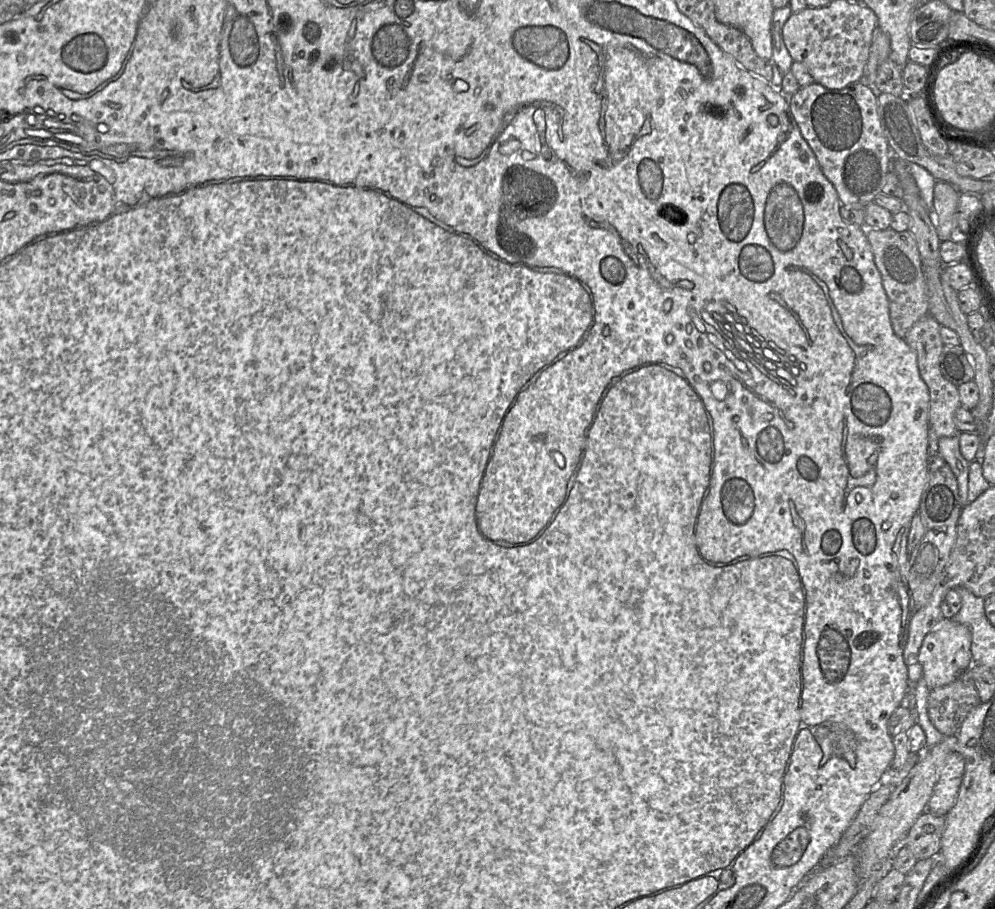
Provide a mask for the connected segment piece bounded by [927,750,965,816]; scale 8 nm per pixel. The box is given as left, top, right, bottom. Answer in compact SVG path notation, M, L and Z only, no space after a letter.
M951 752L942 769L933 793L928 801L927 810L935 815L946 816L954 806L965 772L965 759L961 753Z

